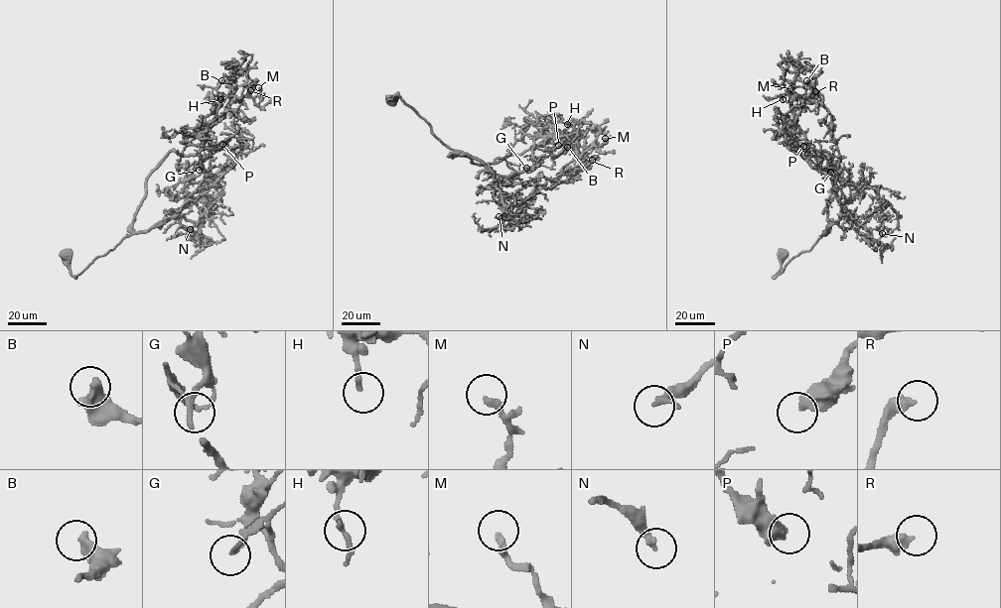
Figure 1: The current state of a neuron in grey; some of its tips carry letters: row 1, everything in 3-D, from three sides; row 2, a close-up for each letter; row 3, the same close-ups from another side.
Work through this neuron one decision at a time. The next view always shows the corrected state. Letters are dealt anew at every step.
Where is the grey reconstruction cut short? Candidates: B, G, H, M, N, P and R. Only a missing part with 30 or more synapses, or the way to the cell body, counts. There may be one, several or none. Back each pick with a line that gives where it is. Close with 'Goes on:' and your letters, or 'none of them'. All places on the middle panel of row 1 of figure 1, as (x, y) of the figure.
R: place (592, 160)
Goes on: R

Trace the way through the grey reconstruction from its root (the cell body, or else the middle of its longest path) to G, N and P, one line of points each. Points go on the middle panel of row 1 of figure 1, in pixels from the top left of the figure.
G: (389, 100), (398, 94), (447, 147), (476, 158), (495, 175), (509, 176), (532, 169), (526, 168)
N: (389, 100), (398, 94), (447, 147), (476, 158), (497, 177), (500, 188), (514, 200), (499, 216)
P: (389, 100), (398, 94), (447, 147), (497, 176), (532, 168), (538, 137), (558, 131), (566, 137), (558, 145)

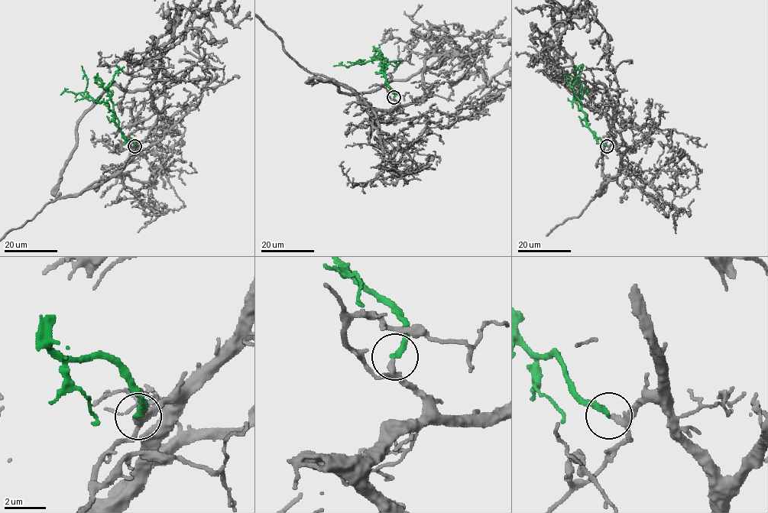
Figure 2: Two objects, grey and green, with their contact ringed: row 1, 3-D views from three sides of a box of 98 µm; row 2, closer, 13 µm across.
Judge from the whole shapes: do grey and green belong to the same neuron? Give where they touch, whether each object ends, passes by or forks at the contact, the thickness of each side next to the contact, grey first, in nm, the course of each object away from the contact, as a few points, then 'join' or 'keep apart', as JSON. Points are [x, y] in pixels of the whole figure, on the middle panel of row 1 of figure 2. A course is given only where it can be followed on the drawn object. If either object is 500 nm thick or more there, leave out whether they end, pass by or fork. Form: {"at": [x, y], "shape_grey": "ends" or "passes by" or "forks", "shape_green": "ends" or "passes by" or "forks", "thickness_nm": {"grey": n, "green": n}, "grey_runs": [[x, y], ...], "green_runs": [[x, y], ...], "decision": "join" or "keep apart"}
{"at": [393, 97], "shape_grey": "passes by", "shape_green": "ends", "thickness_nm": {"grey": 220, "green": 280}, "grey_runs": [[393, 97], [397, 103], [390, 109], [372, 110], [348, 89], [304, 69]], "green_runs": [[393, 97], [396, 93], [387, 84], [379, 59], [360, 62]], "decision": "join"}

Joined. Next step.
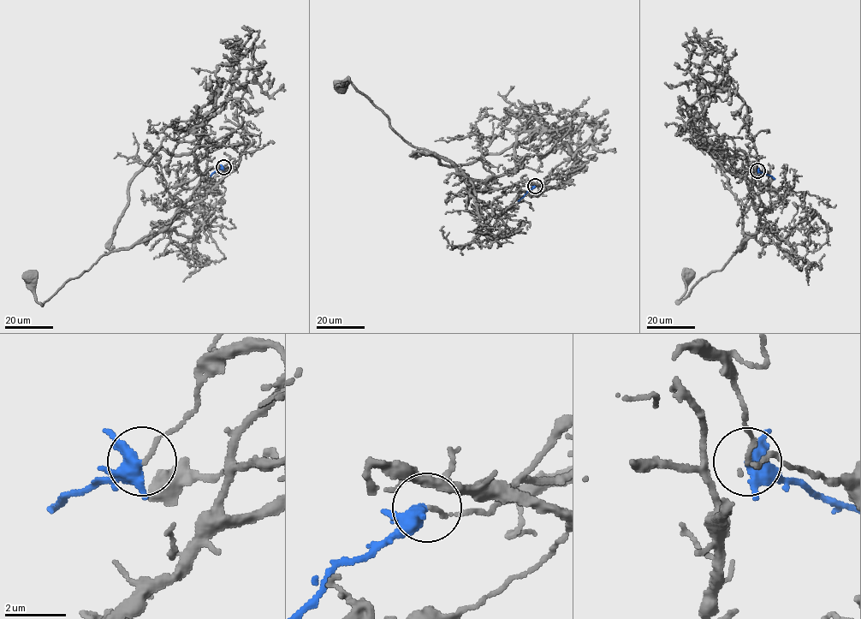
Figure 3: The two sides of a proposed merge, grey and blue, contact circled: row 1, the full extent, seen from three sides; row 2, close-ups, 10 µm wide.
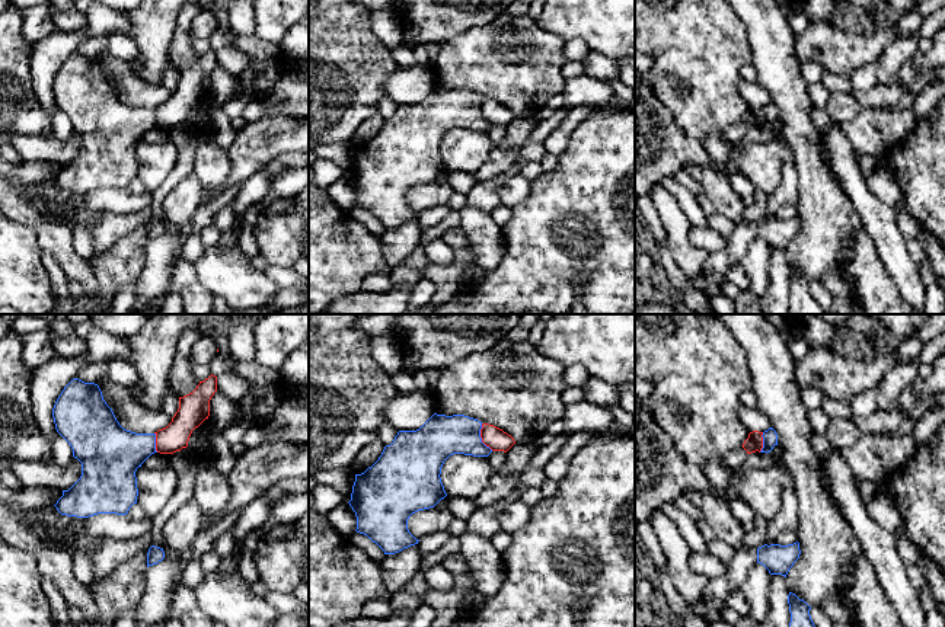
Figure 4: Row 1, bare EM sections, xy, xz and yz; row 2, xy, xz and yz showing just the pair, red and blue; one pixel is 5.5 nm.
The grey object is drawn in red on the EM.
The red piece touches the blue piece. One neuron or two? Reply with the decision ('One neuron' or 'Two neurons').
Two neurons

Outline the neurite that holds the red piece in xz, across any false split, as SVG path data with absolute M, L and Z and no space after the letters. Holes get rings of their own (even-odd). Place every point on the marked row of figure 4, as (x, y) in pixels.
M482 423L481 438L492 451L507 452L515 444L511 435L489 423Z

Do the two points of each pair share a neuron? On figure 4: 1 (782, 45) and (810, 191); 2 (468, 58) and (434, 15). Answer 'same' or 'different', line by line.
1: same
2: different

